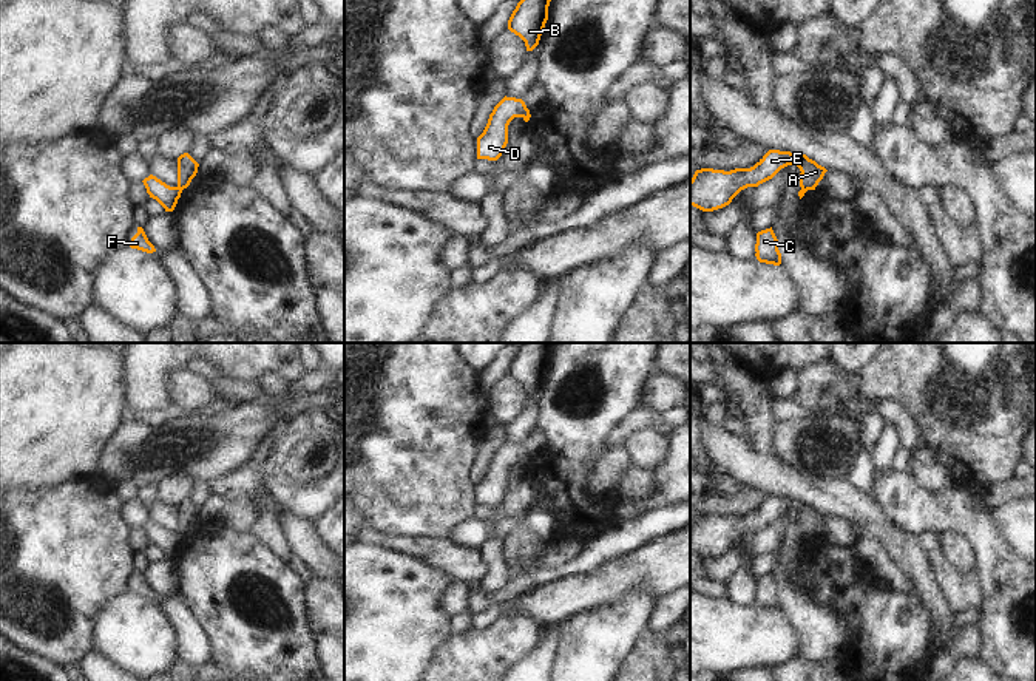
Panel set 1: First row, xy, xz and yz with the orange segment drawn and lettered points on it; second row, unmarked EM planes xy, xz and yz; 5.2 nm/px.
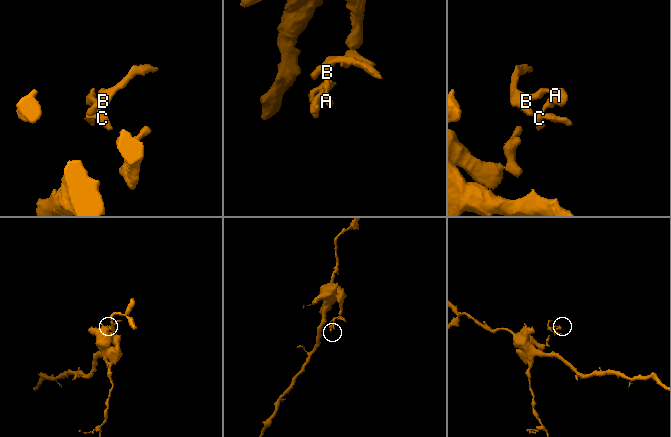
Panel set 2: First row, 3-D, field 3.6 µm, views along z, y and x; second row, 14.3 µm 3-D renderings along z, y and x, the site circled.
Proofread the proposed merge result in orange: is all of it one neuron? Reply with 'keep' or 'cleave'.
cleave

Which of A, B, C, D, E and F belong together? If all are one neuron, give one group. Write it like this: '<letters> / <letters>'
A B E / C D F

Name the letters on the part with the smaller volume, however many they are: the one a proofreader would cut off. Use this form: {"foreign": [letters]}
{"foreign": ["A", "B", "E"]}

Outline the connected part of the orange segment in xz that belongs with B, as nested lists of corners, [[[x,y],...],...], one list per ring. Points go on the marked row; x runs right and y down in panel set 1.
[[[520,0],[508,20],[508,29],[519,36],[533,51],[540,40],[548,20],[548,6],[551,0]]]

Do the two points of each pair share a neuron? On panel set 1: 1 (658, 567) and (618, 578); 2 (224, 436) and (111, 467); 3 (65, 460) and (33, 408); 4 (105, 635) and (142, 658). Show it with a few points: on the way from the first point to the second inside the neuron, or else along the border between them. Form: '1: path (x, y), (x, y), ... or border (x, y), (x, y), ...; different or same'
1: path (649, 567), (627, 572); same
2: path (196, 445), (139, 453); same
3: path (54, 448), (40, 420); same
4: path (115, 635), (119, 635), (133, 649); same

